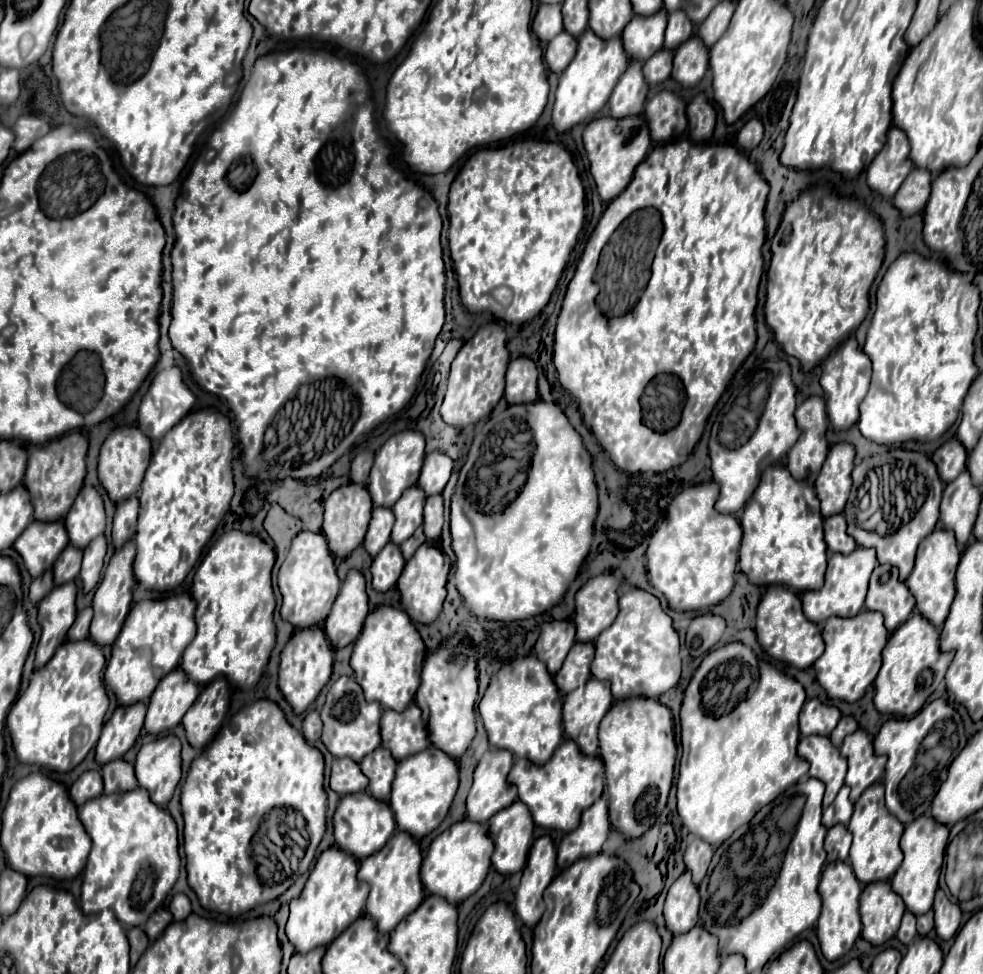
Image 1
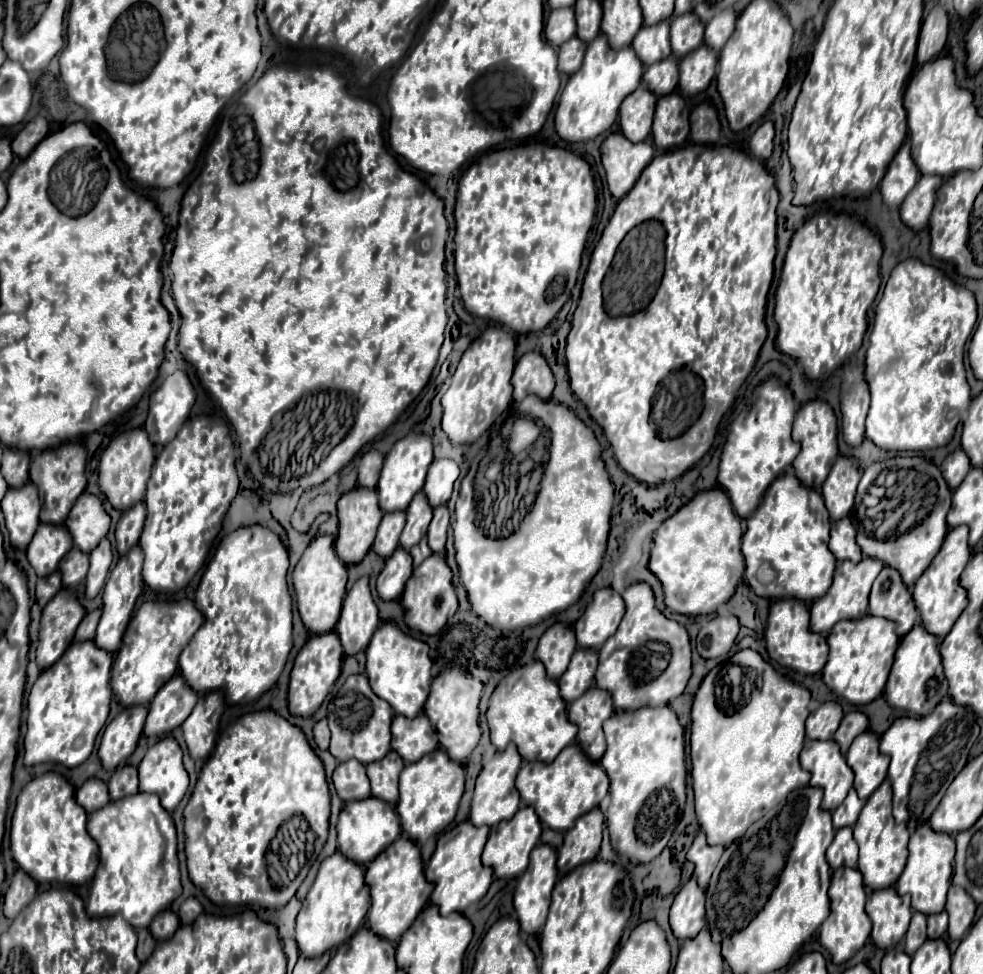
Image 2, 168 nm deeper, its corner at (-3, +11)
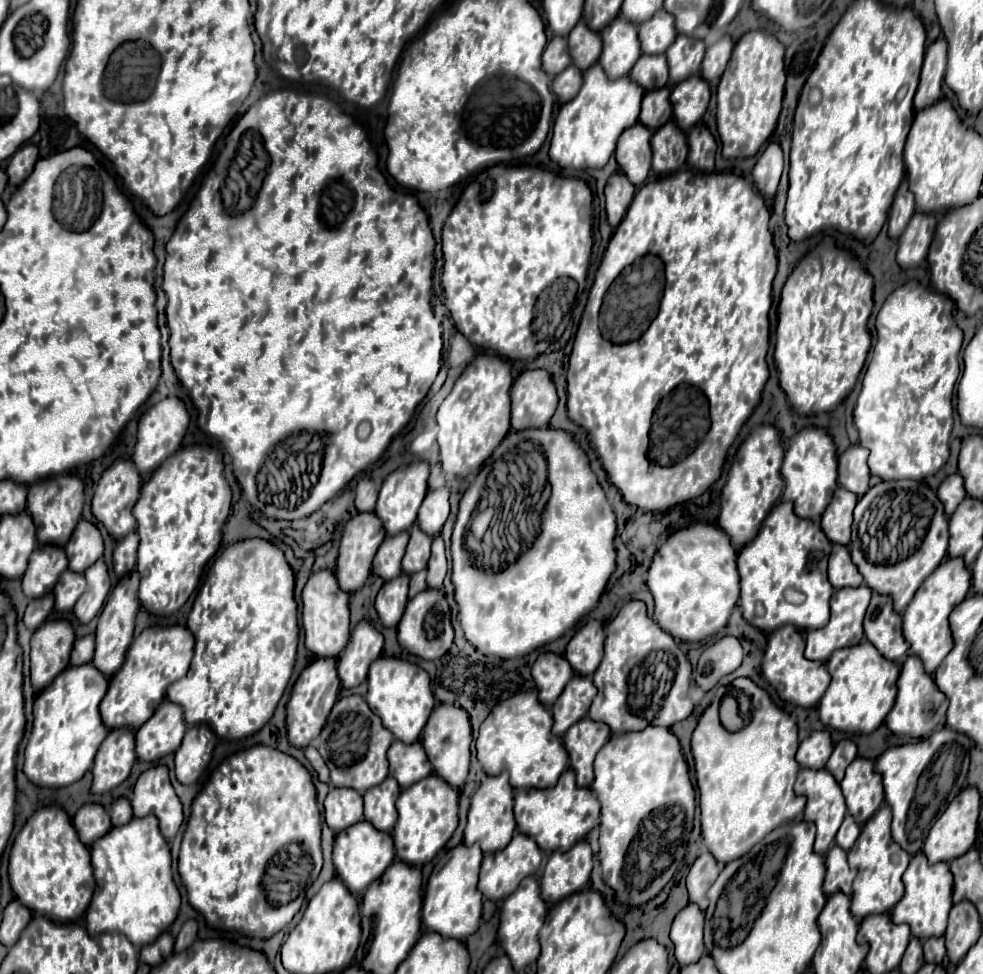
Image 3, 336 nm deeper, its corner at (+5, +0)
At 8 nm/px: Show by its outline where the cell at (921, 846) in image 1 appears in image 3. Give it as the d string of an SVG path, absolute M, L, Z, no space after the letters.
M917 853L911 859L911 867L903 875L903 881L905 895L891 911L893 923L907 923L911 927L911 935L921 941L929 937L941 937L947 929L947 917L953 907L953 875L949 871L949 863L927 863L927 857Z

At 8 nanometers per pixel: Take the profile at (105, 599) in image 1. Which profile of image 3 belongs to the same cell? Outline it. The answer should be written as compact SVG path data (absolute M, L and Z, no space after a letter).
M133 571L131 575L125 575L117 587L111 591L99 621L97 621L97 633L95 633L95 657L93 657L93 667L99 669L103 675L113 677L115 671L123 665L125 653L133 641L133 629L135 629L135 615L139 611L139 597L137 597L137 587L139 587L139 573Z

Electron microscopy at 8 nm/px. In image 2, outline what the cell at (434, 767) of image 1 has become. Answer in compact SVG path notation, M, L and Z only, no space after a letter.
M443 748L425 754L421 760L405 764L399 774L399 800L395 810L401 818L401 830L409 840L423 844L429 836L439 834L455 818L465 786L465 768L451 760Z

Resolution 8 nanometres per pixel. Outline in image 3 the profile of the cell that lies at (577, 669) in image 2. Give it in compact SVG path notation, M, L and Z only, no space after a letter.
M575 675L571 683L567 683L563 695L559 697L559 703L551 707L551 713L555 719L553 733L557 737L563 737L563 733L567 733L571 725L581 721L587 715L595 695L597 695L597 687L593 685L591 677Z

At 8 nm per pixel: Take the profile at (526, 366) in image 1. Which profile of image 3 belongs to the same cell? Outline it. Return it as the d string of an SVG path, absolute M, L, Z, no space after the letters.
M543 369L525 371L511 387L511 427L515 431L549 427L557 409L557 391L551 375Z

